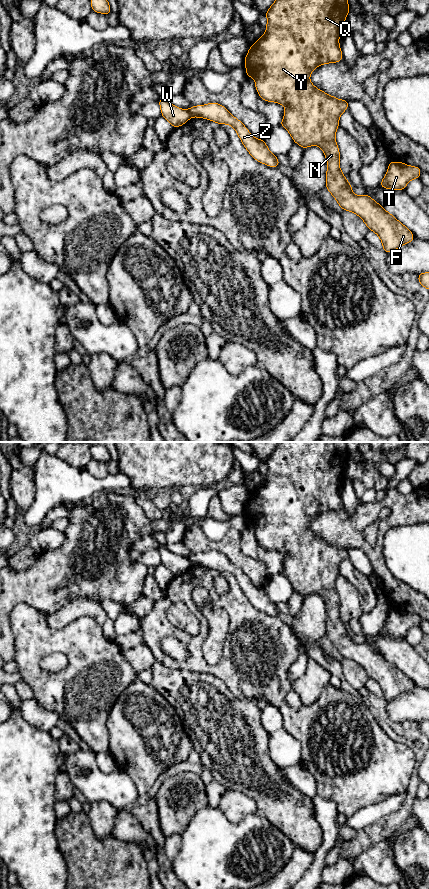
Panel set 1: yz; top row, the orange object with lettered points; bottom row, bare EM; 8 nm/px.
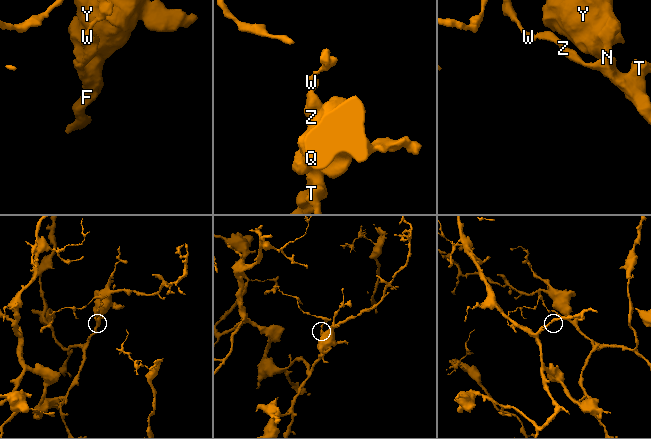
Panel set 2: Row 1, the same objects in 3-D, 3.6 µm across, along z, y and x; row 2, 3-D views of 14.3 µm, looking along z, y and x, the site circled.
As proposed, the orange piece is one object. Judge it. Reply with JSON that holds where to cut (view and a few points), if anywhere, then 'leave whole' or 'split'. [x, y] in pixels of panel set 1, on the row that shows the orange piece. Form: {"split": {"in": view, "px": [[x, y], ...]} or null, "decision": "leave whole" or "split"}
{"split": {"in": "yz", "px": [[188, 110], [192, 116]]}, "decision": "split"}

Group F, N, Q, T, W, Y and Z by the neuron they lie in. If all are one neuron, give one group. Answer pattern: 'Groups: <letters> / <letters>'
Groups: F N Q T Y Z / W

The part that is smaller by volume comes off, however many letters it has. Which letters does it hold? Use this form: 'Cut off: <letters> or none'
Cut off: W

